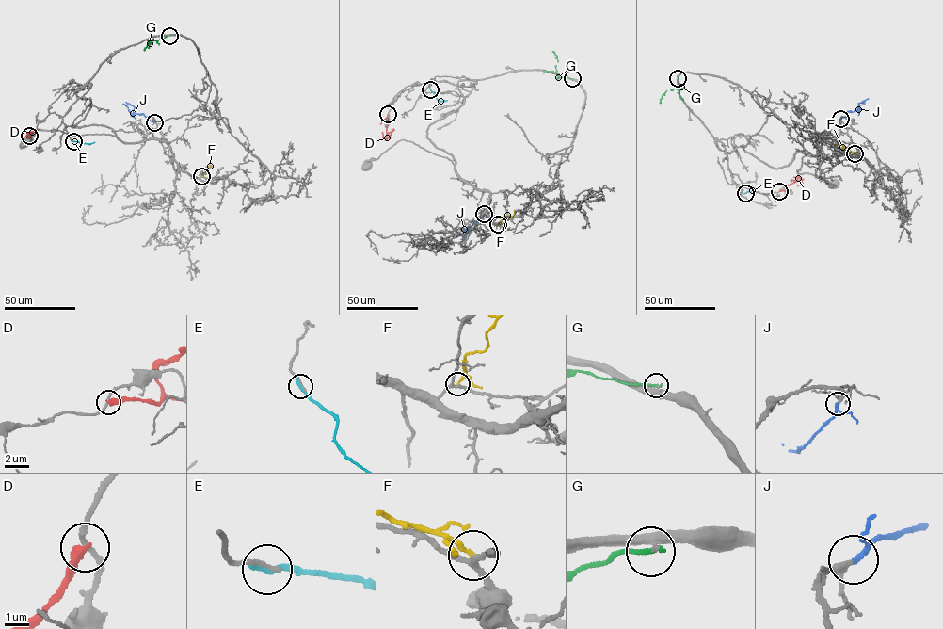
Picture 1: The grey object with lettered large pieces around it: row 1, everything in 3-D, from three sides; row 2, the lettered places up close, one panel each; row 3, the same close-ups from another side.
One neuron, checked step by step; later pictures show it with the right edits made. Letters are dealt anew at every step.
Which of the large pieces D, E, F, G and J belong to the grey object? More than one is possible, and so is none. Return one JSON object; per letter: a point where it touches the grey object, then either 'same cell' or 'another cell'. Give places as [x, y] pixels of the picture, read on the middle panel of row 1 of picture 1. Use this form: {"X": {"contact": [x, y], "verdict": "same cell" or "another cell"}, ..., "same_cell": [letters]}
{"D": {"contact": [388, 114], "verdict": "another cell"}, "E": {"contact": [430, 89], "verdict": "another cell"}, "F": {"contact": [498, 224], "verdict": "another cell"}, "G": {"contact": [572, 78], "verdict": "another cell"}, "J": {"contact": [484, 214], "verdict": "another cell"}, "same_cell": []}

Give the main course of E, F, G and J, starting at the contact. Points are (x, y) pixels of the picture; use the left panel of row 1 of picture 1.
E: (73, 141), (81, 144), (94, 142)
F: (201, 176), (209, 164)
G: (169, 35), (156, 40), (151, 39), (148, 48)
J: (153, 122), (142, 114), (135, 114), (132, 105), (122, 104)

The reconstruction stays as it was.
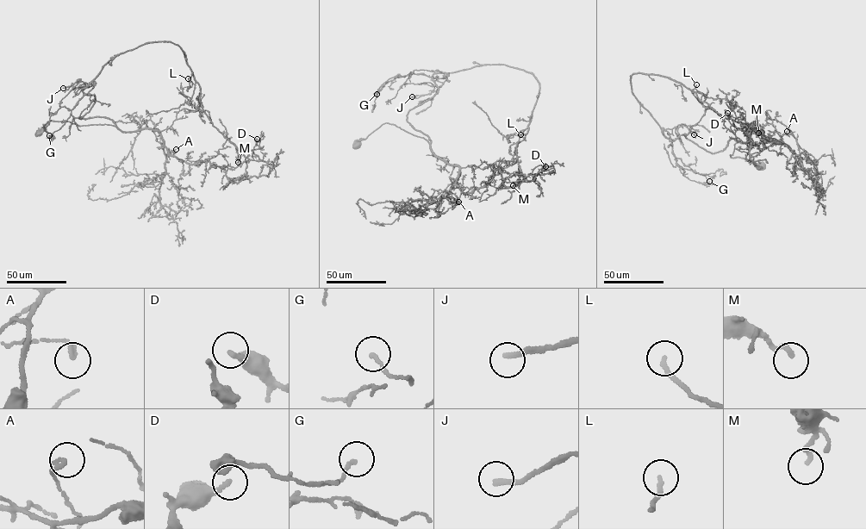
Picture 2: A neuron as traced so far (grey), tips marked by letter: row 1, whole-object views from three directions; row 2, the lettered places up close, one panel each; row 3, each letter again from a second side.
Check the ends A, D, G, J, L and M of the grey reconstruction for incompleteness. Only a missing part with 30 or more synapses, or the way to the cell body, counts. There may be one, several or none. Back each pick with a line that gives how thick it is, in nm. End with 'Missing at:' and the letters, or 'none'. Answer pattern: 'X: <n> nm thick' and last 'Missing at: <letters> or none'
J: 200 nm thick
L: 180 nm thick
Missing at: J, L

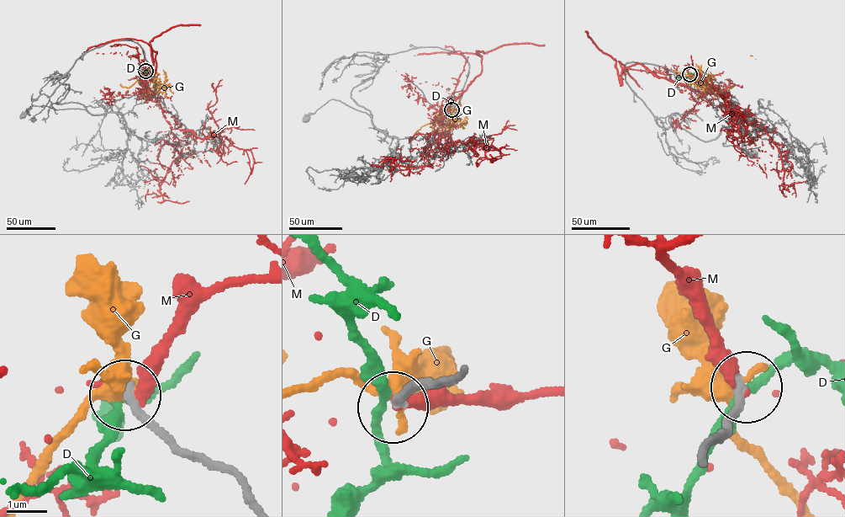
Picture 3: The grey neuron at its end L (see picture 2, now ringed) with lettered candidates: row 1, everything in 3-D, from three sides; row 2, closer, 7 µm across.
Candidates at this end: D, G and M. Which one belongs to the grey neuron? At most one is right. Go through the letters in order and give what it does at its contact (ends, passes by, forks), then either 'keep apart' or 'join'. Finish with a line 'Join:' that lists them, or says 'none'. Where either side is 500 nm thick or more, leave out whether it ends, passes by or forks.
D: it passes by; keep apart
G: it forks there; keep apart
M: it ends there; keep apart
Join: none

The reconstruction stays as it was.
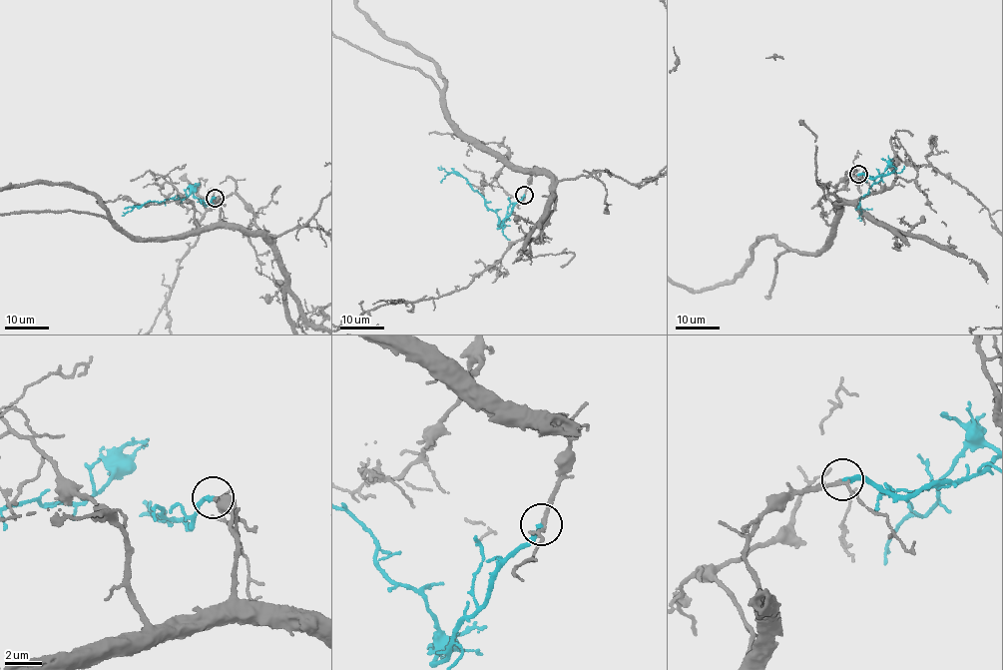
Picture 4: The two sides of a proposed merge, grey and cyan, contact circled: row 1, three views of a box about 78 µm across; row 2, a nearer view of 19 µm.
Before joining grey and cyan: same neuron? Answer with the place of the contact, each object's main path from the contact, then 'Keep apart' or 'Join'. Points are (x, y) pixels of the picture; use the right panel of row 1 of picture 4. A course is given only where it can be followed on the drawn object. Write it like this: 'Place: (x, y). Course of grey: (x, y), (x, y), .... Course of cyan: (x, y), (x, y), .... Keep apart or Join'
Place: (858, 174). Course of grey: (858, 175), (838, 184), (820, 251), (779, 255), (759, 299). Course of cyan: (858, 175), (875, 179), (896, 169), (889, 166), (860, 200), (861, 210), (872, 209). Join

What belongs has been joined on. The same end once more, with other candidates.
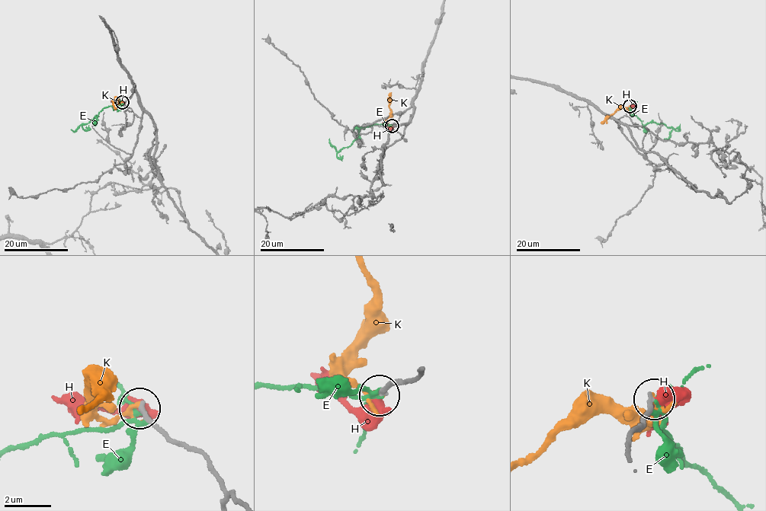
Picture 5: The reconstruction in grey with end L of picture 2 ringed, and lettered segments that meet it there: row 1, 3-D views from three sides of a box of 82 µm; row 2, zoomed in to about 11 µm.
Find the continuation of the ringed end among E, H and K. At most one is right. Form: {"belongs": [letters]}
{"belongs": ["H"]}

